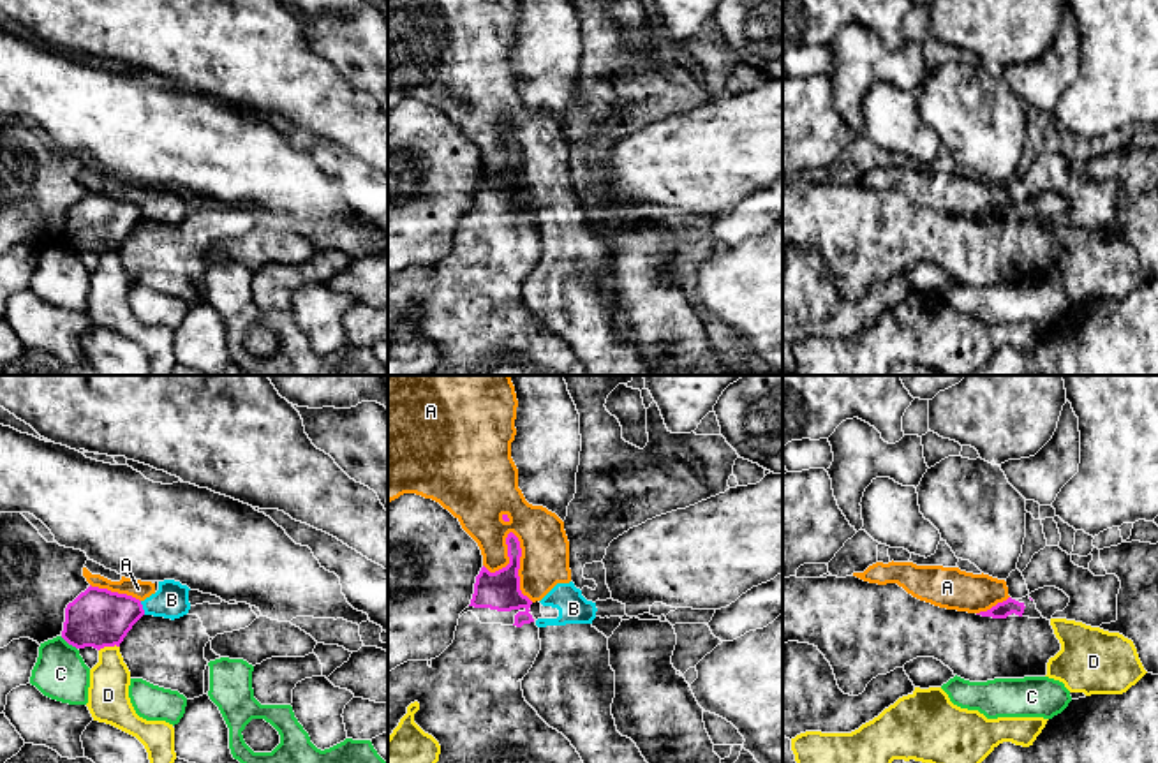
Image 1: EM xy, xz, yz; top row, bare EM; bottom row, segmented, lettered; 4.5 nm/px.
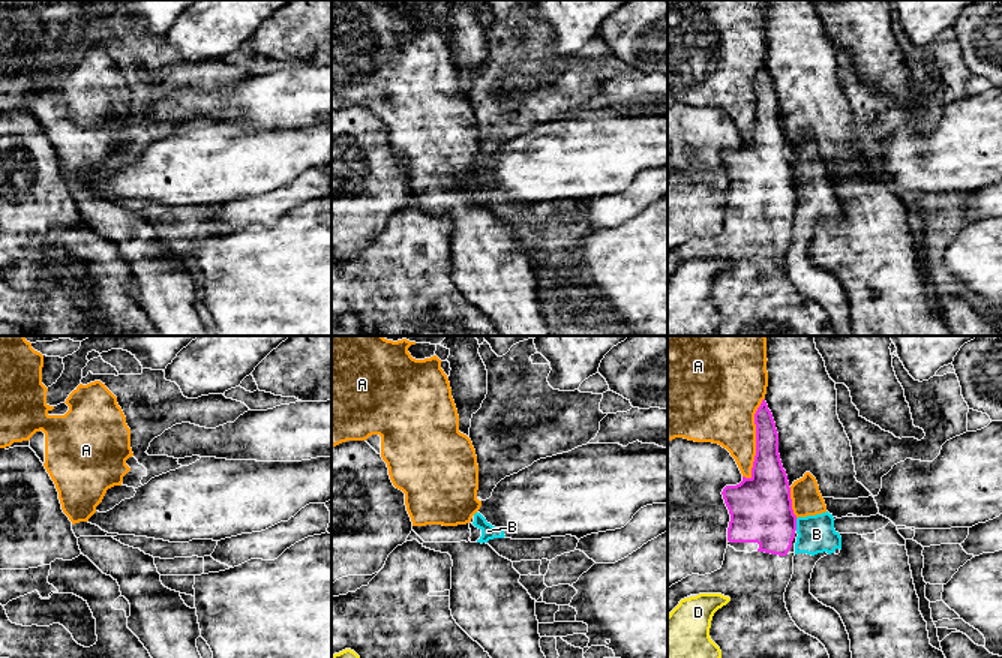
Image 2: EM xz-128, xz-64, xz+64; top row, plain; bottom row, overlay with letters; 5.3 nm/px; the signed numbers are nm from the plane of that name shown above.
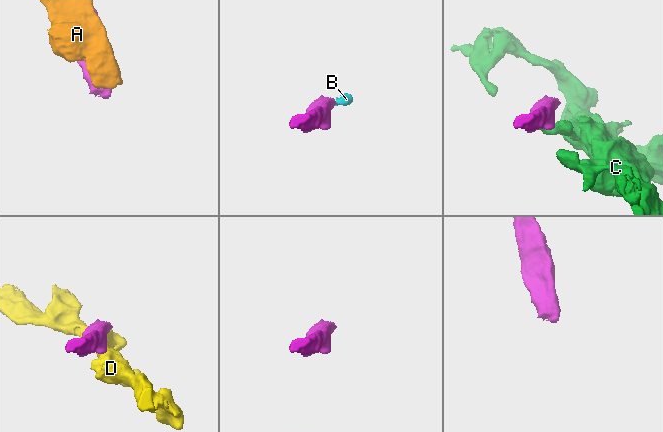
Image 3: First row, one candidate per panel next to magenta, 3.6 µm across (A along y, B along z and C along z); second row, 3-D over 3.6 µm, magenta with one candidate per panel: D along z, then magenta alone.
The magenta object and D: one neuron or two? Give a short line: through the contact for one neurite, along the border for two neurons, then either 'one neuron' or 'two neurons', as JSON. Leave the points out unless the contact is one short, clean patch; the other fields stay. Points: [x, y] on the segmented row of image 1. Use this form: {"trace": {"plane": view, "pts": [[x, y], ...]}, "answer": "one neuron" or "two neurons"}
{"trace": {"plane": "xy", "pts": [[118, 645], [104, 645], [99, 651]]}, "answer": "two neurons"}

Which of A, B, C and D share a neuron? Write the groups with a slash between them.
A B / C / D

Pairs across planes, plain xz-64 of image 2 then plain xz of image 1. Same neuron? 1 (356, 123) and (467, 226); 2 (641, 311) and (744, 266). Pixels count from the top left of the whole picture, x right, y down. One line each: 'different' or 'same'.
1: different
2: same

